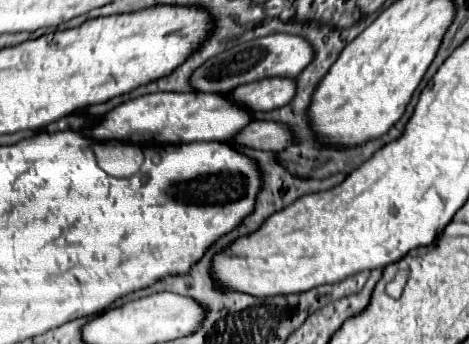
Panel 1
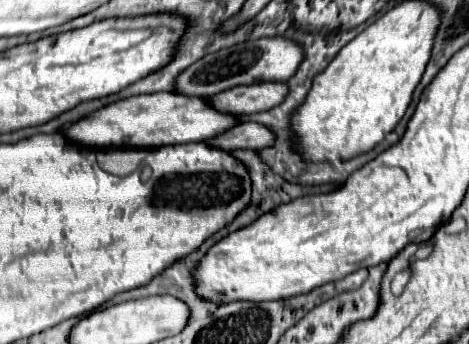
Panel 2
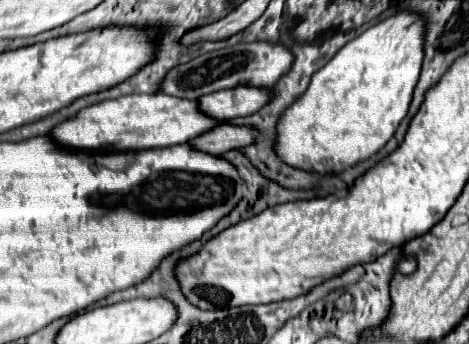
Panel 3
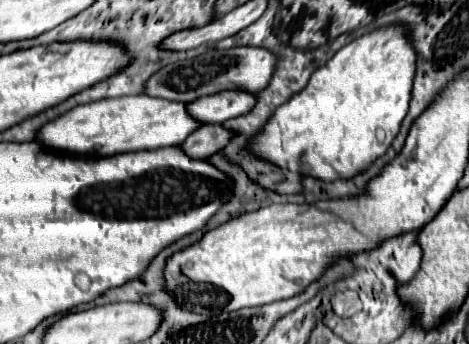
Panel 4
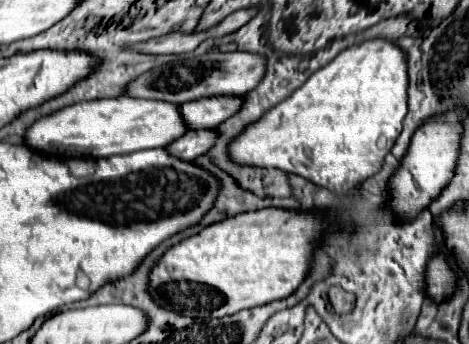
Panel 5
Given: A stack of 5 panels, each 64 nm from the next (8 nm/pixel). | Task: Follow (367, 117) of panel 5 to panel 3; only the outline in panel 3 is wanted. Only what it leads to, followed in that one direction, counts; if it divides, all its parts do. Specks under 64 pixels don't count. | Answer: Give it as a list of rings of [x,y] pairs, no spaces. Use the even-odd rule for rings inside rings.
[[[398,10],[394,16],[388,16],[386,20],[370,26],[368,30],[364,30],[358,38],[350,40],[324,68],[320,68],[314,76],[312,82],[308,86],[308,90],[282,114],[280,124],[278,124],[278,140],[276,140],[276,152],[278,156],[282,156],[284,162],[288,162],[294,168],[302,168],[302,170],[314,170],[314,172],[340,172],[348,166],[354,166],[356,162],[370,158],[376,150],[380,150],[396,132],[400,120],[406,116],[410,100],[412,100],[412,92],[414,86],[420,78],[420,70],[422,70],[422,60],[424,60],[424,20],[420,20],[420,16],[416,16],[416,12],[408,12],[408,10]]]

